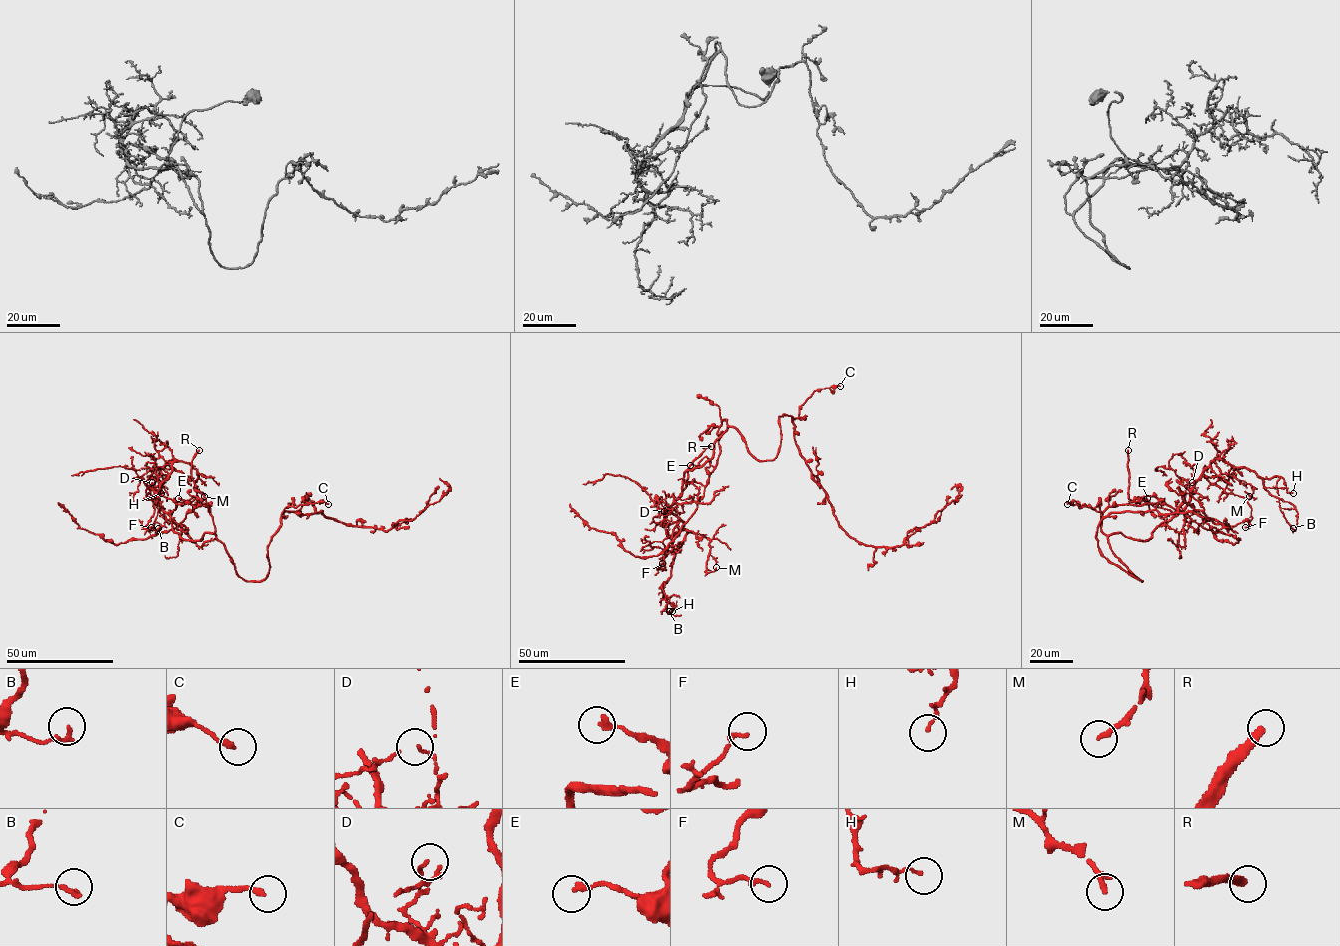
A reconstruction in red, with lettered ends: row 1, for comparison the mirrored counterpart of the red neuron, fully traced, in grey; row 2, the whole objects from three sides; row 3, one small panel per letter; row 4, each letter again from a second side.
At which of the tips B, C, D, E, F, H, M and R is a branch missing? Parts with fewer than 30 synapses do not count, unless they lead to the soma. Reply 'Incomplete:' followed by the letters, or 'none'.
Incomplete: R

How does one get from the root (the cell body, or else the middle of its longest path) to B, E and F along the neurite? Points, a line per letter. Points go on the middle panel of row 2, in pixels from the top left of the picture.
B: (774, 459), (758, 461), (727, 426), (713, 456), (685, 472), (670, 507), (687, 532), (662, 585), (669, 611)
E: (774, 459), (758, 461), (724, 419), (717, 433), (716, 465), (706, 457), (690, 465)
F: (774, 459), (758, 461), (727, 426), (713, 456), (684, 473), (670, 507), (679, 522), (666, 570), (662, 563)

